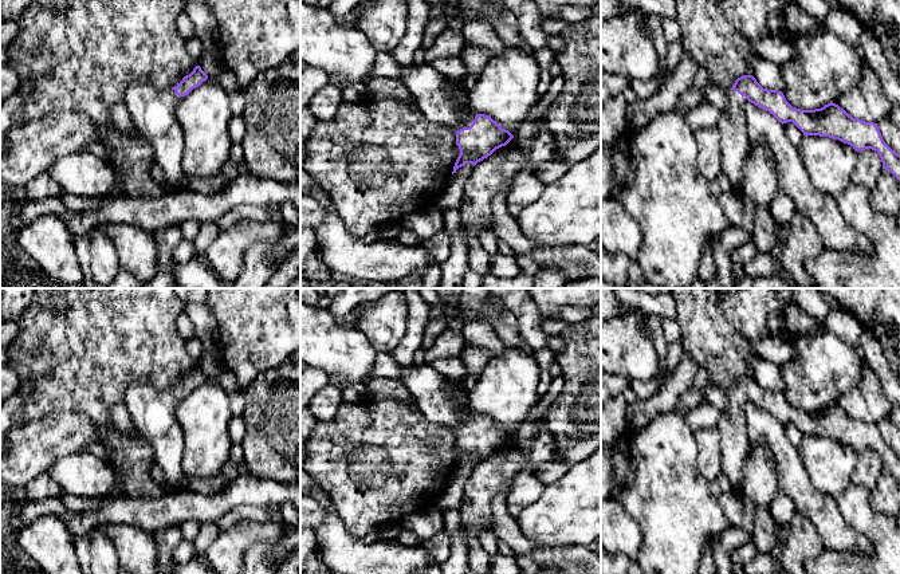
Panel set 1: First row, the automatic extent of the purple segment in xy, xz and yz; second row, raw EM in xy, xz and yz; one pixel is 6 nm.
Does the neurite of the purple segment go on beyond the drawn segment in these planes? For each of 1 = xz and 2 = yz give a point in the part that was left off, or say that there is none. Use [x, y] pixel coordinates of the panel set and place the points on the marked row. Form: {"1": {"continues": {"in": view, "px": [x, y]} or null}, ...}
{"1": {"continues": {"in": "xz", "px": [432, 94]}}, "2": {"continues": {"in": "yz", "px": [734, 138]}}}

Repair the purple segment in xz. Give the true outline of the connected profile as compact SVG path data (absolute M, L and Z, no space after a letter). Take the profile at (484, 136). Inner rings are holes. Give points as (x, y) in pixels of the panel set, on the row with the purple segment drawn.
M421 62L417 67L401 67L400 79L428 121L452 127L456 131L456 145L460 154L452 174L465 164L475 166L514 138L508 130L502 129L488 115L461 113L447 78L432 64Z

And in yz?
M752 75L738 78L726 94L728 109L720 113L716 127L720 134L722 173L728 177L732 192L743 192L744 158L750 145L744 115L747 101L773 114L782 125L793 122L803 135L838 139L856 152L877 152L883 169L900 181L900 154L884 142L877 123L853 118L836 103L814 110L793 107L782 91L763 89Z

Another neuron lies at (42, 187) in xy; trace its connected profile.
M47 172L32 178L24 185L24 188L27 192L27 200L30 201L42 201L50 197L56 197L63 192L58 182L55 182Z

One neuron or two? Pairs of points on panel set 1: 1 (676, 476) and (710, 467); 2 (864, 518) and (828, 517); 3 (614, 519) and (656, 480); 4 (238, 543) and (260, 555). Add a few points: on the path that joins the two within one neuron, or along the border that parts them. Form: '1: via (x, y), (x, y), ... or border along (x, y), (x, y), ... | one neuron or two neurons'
1: border along (695, 439), (696, 467), (708, 480) | two neurons
2: border along (834, 498), (842, 515), (867, 538) | two neurons
3: border along (614, 499), (633, 518), (643, 537) | two neurons
4: border along (278, 537), (271, 541), (255, 542), (242, 559) | two neurons

